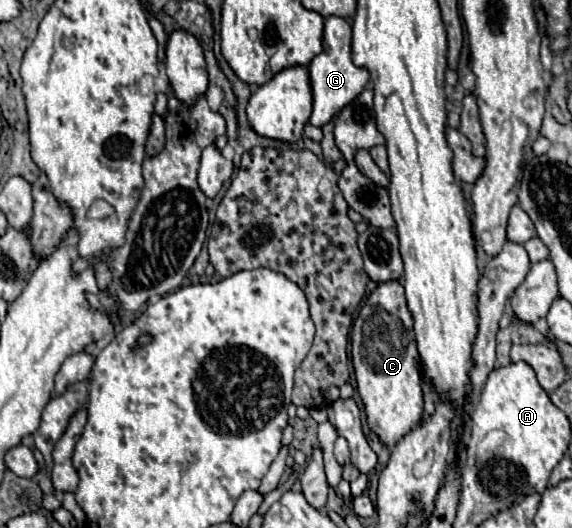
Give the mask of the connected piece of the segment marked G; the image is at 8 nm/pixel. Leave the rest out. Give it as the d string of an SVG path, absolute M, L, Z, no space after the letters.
M329 16L325 20L323 52L309 64L309 78L313 92L313 114L309 122L319 128L335 118L343 106L351 104L363 92L365 84L369 82L369 72L365 68L357 68L351 62L351 24L345 18Z

